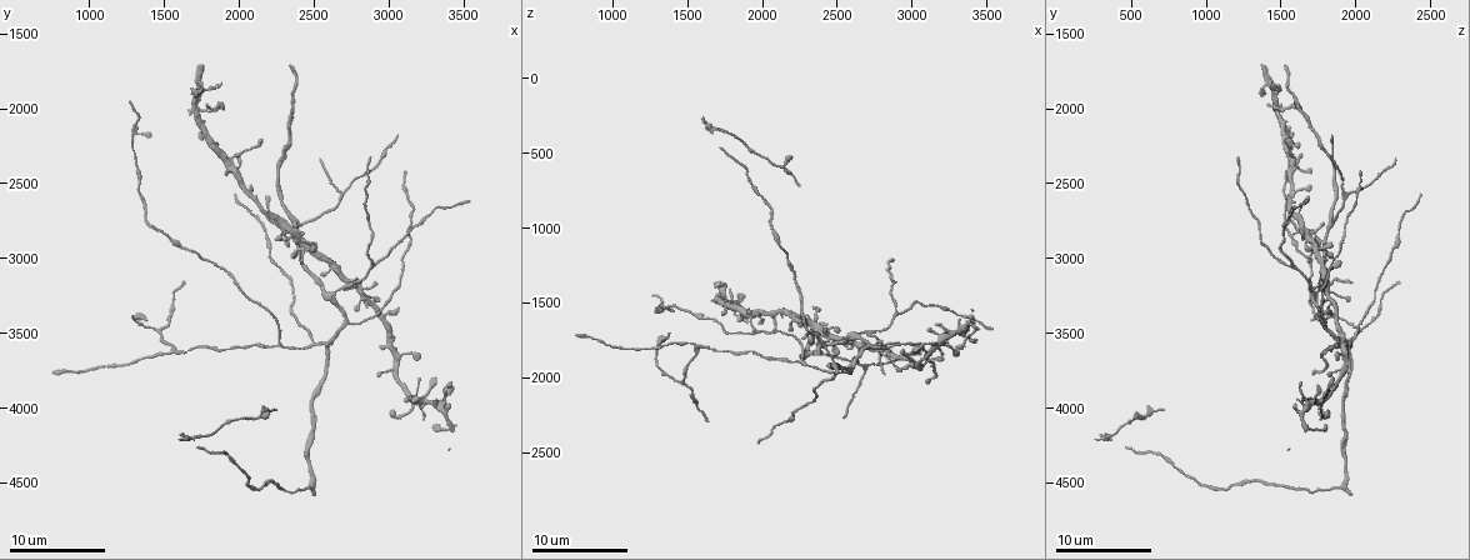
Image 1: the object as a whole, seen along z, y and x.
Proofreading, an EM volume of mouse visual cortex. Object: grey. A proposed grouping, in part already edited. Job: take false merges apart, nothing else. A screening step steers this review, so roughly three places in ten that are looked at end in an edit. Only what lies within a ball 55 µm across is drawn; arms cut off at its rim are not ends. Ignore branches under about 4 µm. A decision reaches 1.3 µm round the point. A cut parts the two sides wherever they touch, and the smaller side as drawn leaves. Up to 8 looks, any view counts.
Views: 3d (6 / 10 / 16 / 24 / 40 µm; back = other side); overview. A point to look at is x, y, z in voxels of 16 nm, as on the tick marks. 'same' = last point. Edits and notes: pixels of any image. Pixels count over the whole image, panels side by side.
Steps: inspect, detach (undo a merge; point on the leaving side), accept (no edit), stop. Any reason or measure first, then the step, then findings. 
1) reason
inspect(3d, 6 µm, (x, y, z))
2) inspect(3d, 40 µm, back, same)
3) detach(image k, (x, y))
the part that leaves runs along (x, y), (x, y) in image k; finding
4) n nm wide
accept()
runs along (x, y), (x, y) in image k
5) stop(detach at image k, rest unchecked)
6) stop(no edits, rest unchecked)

thick turns thin
inspect(3d, 6 µm, (2180, 2840, 2260))

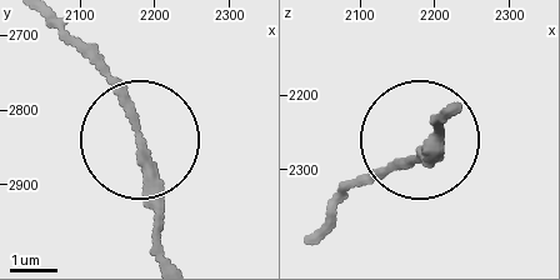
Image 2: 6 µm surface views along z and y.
accept()
runs along (169, 256), (141, 173), (136, 113), (61, 33) in image 2; all the same cell

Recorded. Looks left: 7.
three-way junction
inspect(3d, 10 µm, (2760, 3200, 1720))

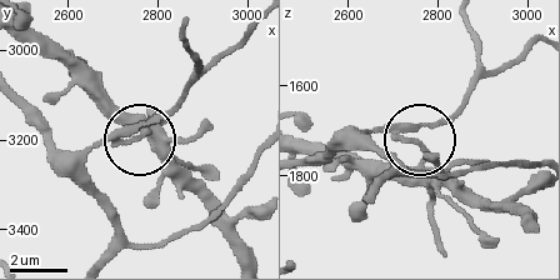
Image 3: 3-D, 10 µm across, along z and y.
inspect(3d, 10 µm, back, (2755, 3185, 1720))

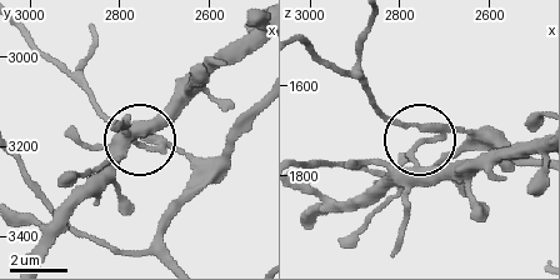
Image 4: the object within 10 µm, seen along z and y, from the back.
3 arms
accept()
all the same cell

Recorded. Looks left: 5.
thick turns thin
inspect(3d, 10 µm, (2620, 2680, 1900))

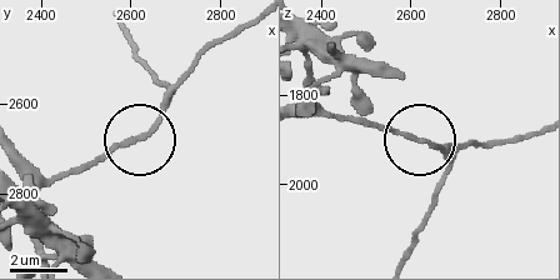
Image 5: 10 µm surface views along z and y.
accept()
all the same cell

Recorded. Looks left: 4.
three arms meet
inspect(3d, 16 µm, (1560, 3620, 1800))

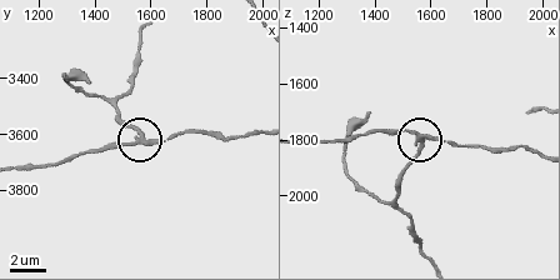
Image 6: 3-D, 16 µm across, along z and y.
side arm 12 µm; 3 arms
detach(image 6, (134, 128))
two cells meet here

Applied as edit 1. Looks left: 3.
stop(detach at image 6, rest unchecked)

